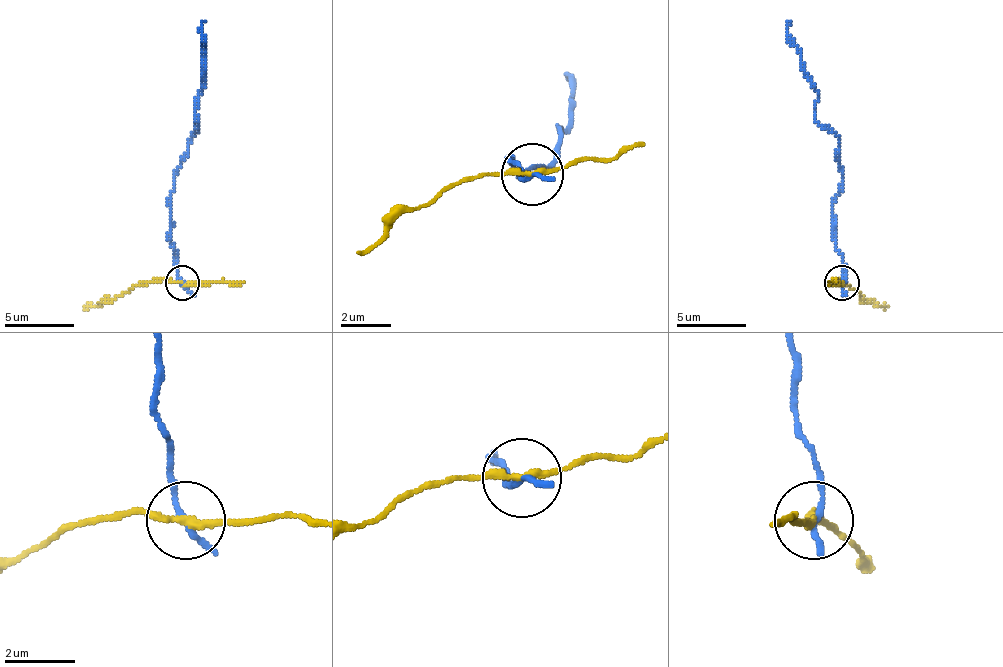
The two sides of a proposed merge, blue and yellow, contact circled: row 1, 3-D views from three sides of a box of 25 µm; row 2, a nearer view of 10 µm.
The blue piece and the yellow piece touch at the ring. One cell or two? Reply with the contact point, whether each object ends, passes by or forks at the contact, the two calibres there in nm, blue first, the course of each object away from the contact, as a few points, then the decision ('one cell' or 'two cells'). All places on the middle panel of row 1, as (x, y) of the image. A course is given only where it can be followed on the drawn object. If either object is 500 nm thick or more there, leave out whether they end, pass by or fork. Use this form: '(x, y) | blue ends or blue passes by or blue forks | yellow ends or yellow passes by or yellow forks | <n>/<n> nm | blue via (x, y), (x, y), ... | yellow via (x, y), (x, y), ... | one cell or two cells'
(532, 174) | blue passes by | yellow passes by | 130/190 nm | blue via (530, 175), (524, 175), (511, 163), (511, 157), (518, 175), (543, 169), (562, 132), (568, 75), (574, 82) | yellow via (530, 175), (455, 182), (355, 251) | two cells

